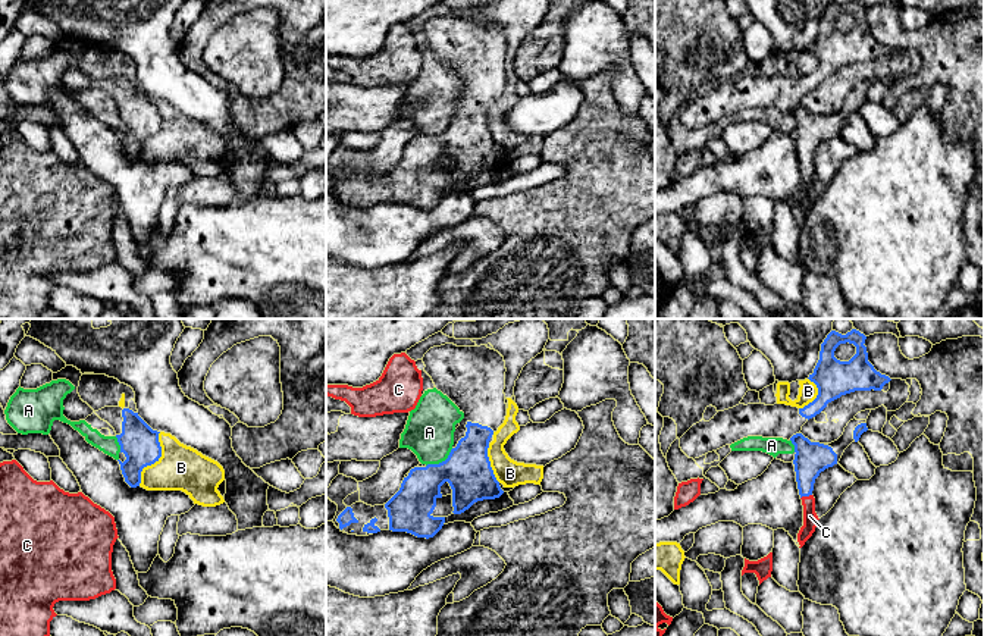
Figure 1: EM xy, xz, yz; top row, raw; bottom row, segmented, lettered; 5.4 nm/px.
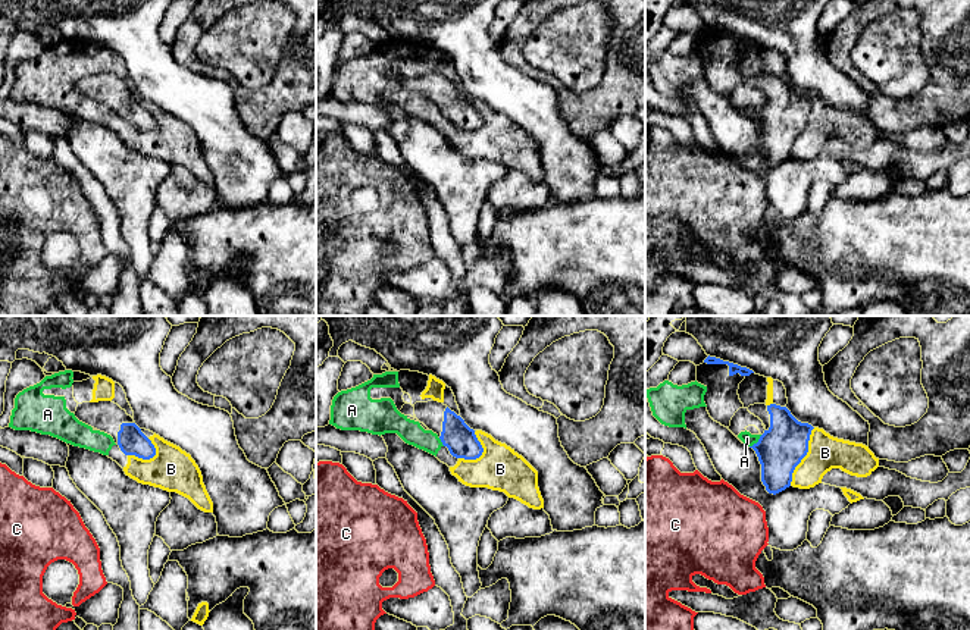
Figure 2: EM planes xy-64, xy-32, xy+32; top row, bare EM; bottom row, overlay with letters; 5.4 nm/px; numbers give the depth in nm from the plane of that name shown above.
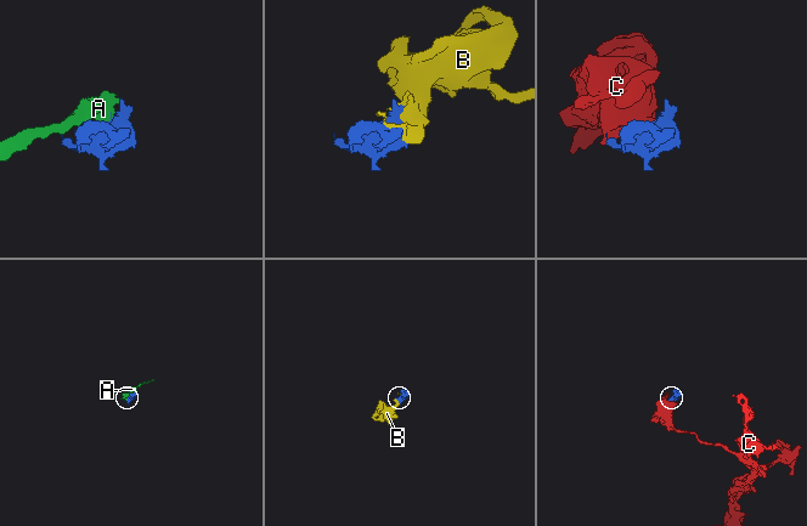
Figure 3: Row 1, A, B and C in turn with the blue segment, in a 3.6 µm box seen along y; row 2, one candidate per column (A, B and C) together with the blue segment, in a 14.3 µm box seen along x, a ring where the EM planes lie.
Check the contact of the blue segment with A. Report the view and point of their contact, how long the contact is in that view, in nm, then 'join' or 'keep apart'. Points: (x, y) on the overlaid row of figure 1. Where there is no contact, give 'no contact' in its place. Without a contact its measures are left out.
xz (442, 461) | 180 nm | keep apart

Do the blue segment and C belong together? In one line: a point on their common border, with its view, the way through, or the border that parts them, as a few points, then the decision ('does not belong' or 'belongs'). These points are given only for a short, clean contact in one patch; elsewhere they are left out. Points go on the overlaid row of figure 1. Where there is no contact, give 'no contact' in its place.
contact yz (805, 495); way yz (811, 459), (805, 475), (805, 495), (809, 516); belongs

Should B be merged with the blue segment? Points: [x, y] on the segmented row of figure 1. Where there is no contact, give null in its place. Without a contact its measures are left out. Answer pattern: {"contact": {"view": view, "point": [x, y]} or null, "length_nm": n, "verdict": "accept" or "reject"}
{"contact": {"view": "xy", "point": [154, 461]}, "length_nm": 320, "verdict": "reject"}

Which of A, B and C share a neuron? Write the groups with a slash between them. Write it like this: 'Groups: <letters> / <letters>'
Groups: A B / C

